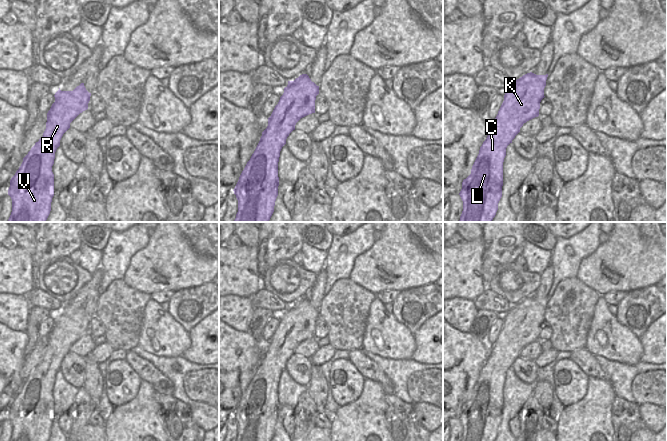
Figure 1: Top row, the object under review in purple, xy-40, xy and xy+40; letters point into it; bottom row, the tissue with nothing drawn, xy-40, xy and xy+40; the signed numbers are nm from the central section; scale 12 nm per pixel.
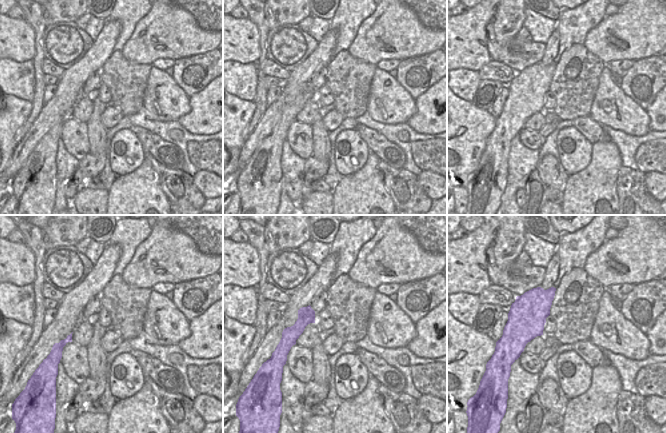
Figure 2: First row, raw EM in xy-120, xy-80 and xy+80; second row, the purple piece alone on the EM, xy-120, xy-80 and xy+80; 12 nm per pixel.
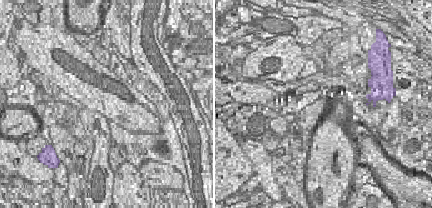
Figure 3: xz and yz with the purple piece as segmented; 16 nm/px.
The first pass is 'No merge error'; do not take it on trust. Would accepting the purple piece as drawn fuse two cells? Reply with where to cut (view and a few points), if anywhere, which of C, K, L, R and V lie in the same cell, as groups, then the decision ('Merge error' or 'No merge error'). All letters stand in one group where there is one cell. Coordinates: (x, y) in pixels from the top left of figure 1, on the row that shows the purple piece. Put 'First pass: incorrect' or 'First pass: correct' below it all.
No split. Groups: C K L R V. No merge error.
First pass: correct

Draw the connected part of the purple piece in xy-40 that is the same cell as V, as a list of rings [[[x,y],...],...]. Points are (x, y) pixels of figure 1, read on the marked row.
[[[81,83],[73,91],[61,91],[59,88],[55,93],[55,102],[47,113],[46,129],[43,136],[23,158],[21,166],[10,180],[8,195],[12,199],[12,212],[8,222],[46,222],[51,211],[51,202],[54,196],[54,174],[52,172],[52,166],[54,164],[55,152],[60,146],[60,140],[63,134],[70,128],[70,123],[80,113],[88,109],[90,96],[91,93],[86,90],[84,83]]]

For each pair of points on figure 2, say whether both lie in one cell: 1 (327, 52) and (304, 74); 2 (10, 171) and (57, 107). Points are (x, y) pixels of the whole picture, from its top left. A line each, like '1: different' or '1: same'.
1: same
2: same

